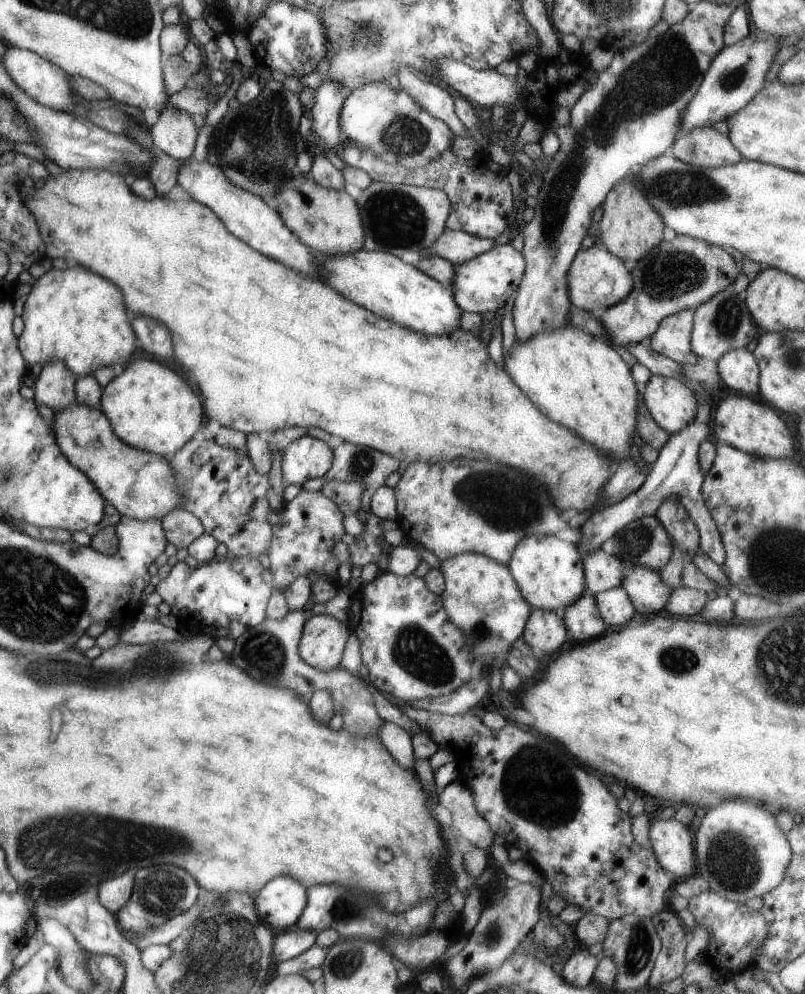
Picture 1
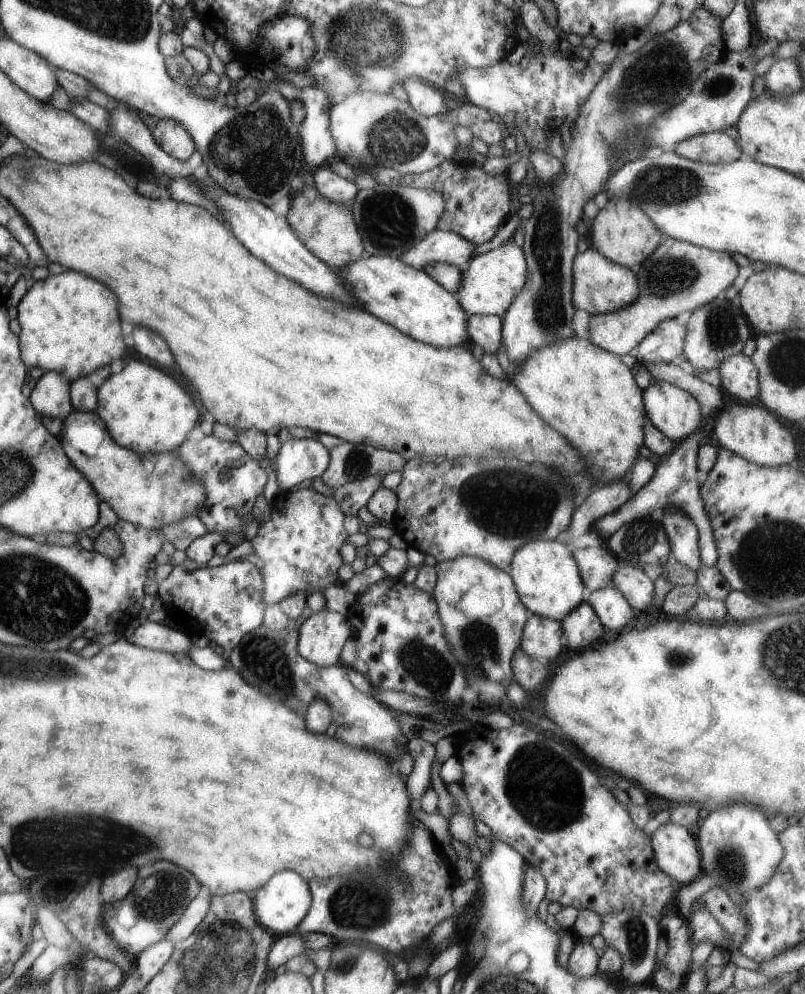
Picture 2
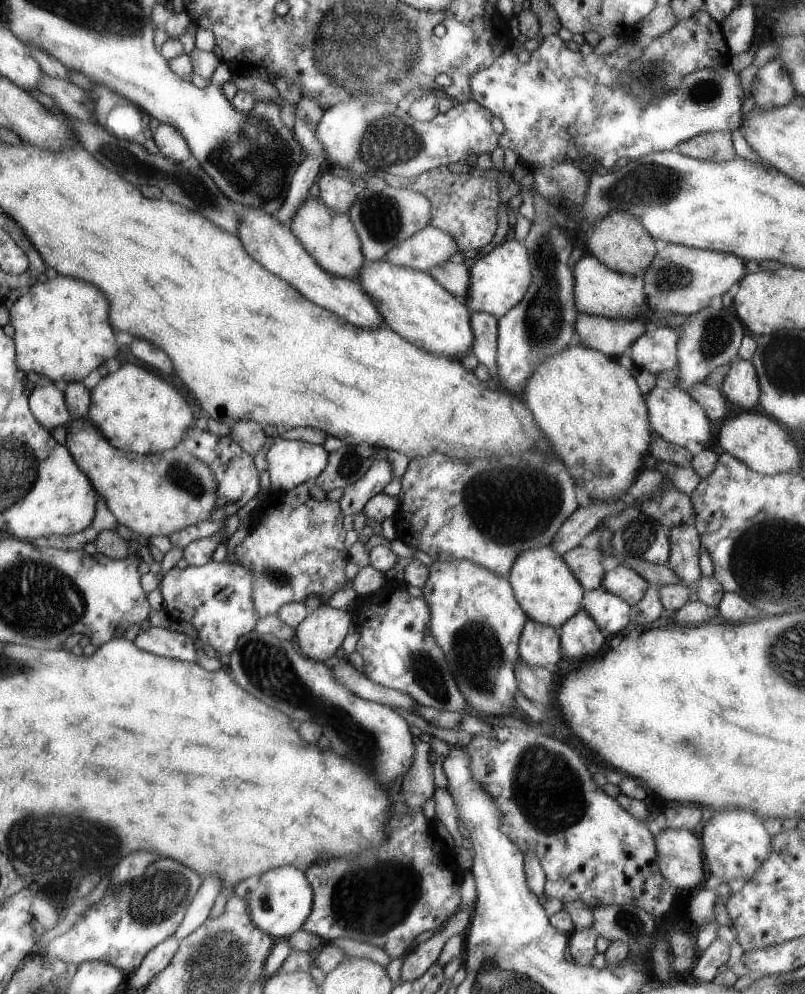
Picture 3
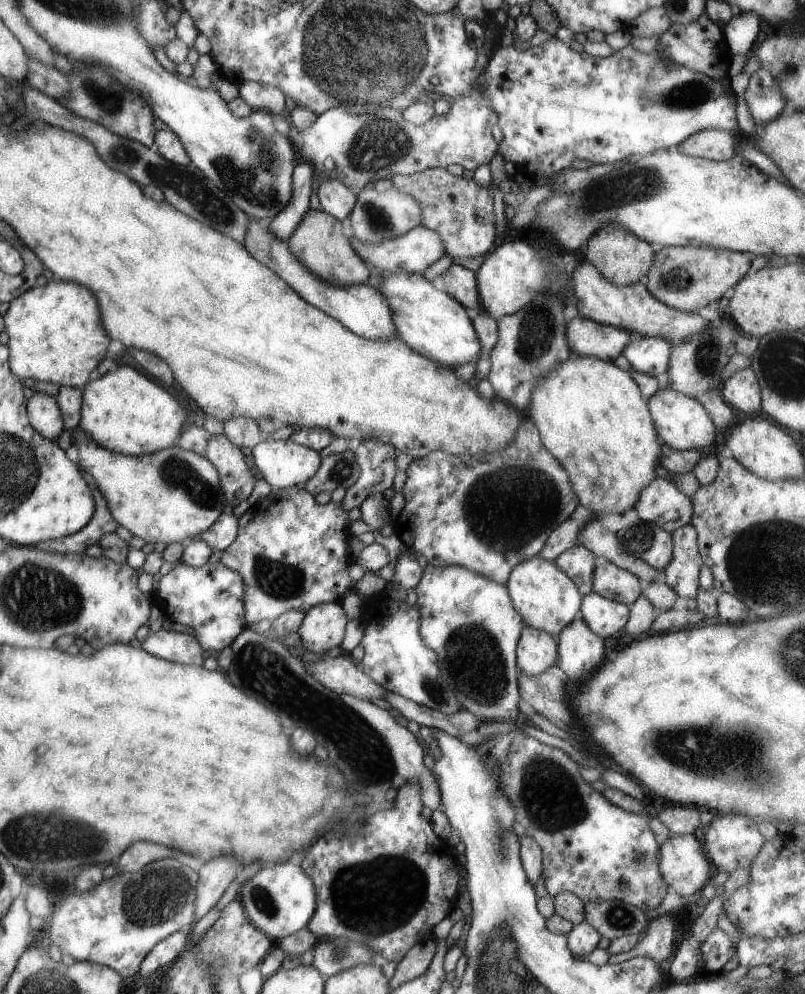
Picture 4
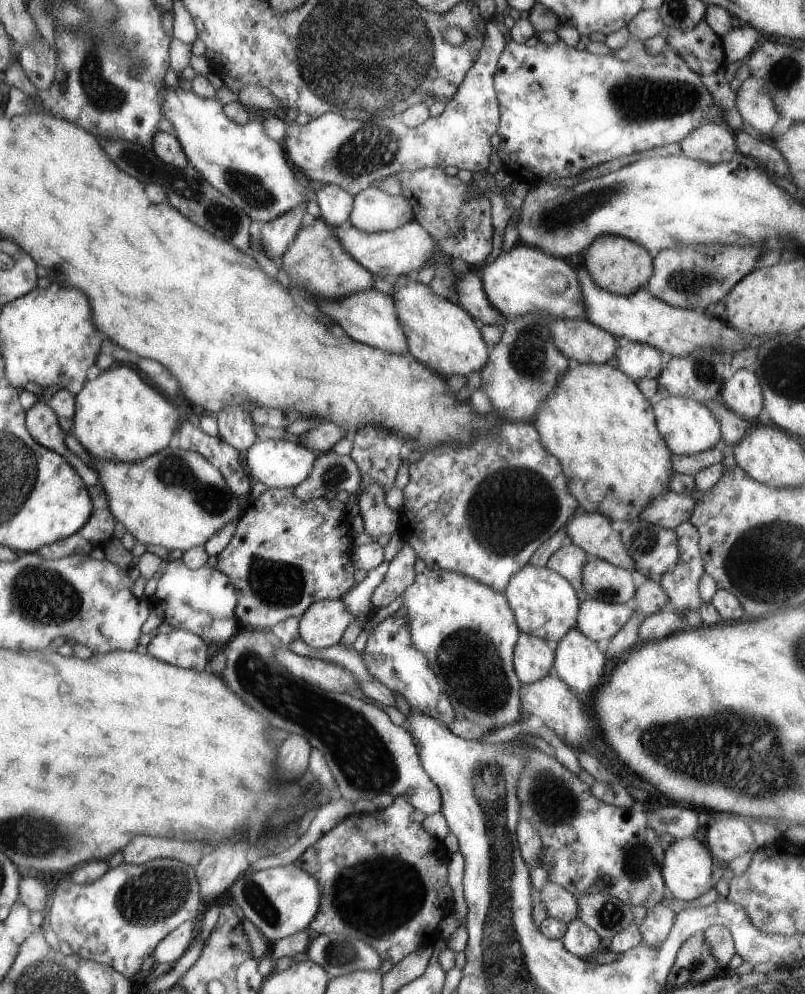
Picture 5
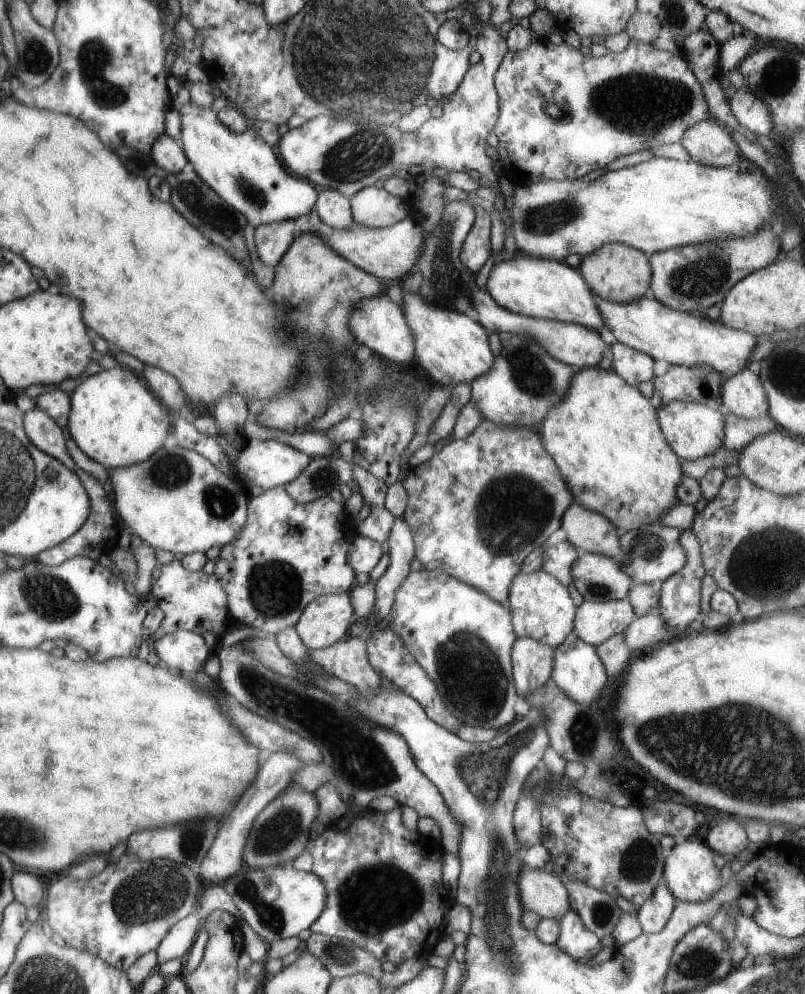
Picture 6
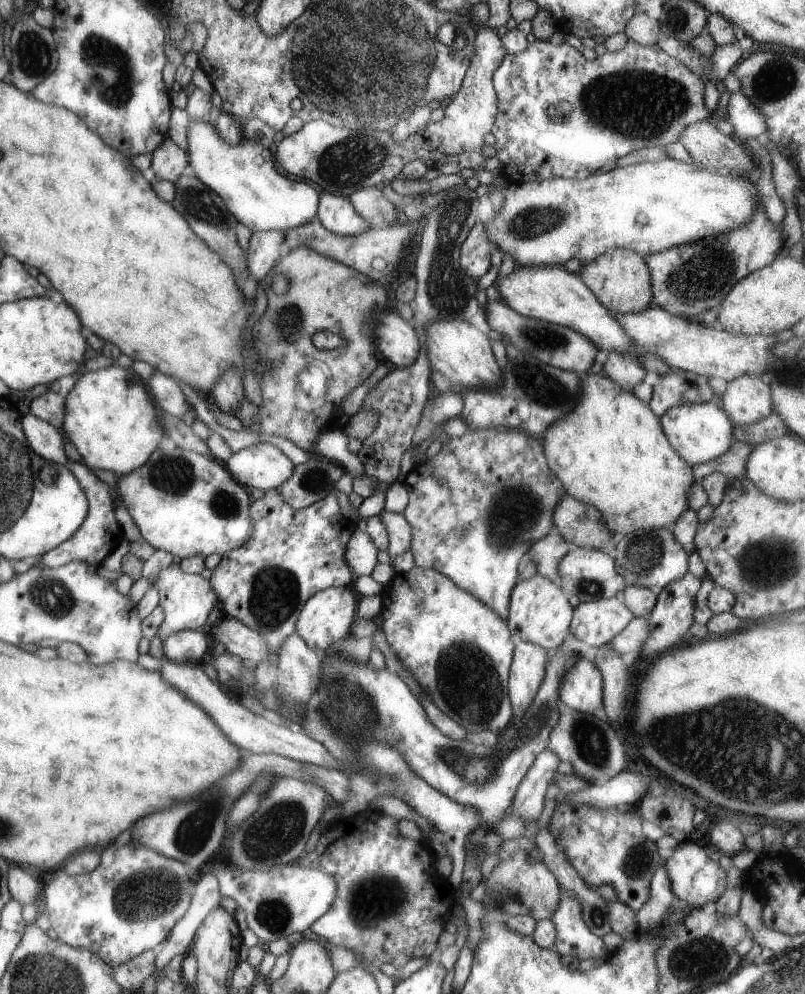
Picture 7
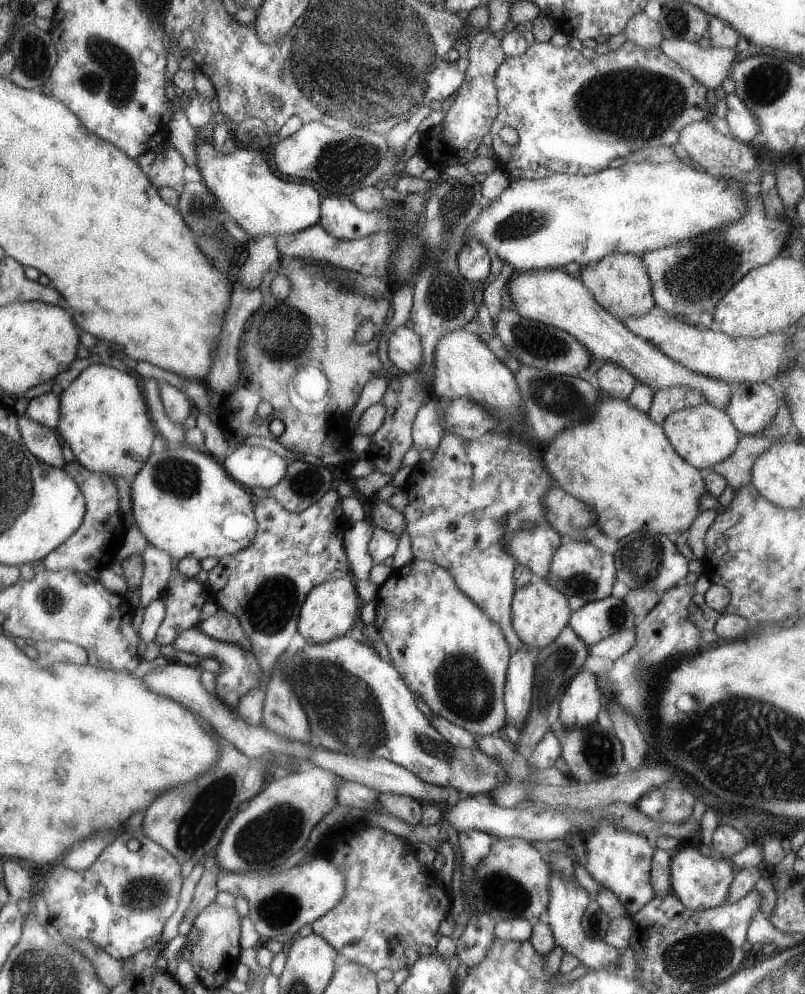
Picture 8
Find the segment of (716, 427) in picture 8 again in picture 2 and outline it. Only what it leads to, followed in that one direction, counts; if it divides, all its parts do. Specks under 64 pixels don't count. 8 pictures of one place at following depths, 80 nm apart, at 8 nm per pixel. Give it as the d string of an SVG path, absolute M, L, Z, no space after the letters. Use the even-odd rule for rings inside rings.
M654 380L643 390L643 400L652 424L674 443L704 424L699 402L686 389Z

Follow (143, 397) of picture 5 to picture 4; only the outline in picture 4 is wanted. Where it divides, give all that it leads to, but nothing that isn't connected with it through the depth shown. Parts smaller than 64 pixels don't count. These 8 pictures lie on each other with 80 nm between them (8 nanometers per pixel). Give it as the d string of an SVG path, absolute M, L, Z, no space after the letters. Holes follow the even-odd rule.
M119 366L115 372L107 372L94 382L83 386L81 421L79 426L87 437L94 439L97 445L128 456L147 455L174 446L176 438L182 434L187 412L180 402L164 386L156 384L152 378L144 376L132 366Z

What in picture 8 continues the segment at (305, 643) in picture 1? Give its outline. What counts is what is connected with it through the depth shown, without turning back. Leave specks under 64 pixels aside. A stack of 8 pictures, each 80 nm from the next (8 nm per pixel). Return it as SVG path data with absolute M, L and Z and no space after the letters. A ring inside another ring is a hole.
M334 578L314 586L302 604L297 632L307 642L329 642L334 638L347 635L358 621L361 600L356 591L356 582L350 578Z

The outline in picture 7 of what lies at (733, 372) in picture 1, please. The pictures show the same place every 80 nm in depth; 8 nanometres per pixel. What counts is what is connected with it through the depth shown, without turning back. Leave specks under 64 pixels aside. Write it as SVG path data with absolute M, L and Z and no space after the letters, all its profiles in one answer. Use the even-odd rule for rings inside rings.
M742 376L732 380L722 398L723 410L738 426L750 426L773 414L772 390L760 377Z

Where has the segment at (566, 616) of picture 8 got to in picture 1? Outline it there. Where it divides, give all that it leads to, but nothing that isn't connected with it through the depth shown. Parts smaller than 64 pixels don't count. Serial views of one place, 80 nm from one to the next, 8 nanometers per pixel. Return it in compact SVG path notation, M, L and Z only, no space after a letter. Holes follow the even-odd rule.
M528 535L522 537L522 540L519 540L514 548L512 557L506 566L516 580L522 597L528 602L532 610L556 611L560 614L560 618L563 618L562 612L570 607L570 604L577 602L586 592L583 558L579 554L577 546L556 537L556 535Z

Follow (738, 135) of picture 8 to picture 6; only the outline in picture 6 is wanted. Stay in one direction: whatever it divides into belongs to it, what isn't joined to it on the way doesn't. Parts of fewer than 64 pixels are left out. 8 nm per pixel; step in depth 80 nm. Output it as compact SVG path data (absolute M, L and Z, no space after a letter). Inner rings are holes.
M746 83L728 101L732 114L740 122L742 128L749 130L754 135L769 136L774 124L772 124L768 108L760 98L756 98L748 90Z

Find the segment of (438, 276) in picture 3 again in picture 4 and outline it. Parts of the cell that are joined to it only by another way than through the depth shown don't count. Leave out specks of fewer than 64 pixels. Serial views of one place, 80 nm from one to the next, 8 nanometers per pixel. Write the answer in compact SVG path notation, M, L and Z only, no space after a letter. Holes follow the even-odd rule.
M452 263L446 272L441 274L443 291L463 304L471 314L486 313L479 304L478 285L475 270Z

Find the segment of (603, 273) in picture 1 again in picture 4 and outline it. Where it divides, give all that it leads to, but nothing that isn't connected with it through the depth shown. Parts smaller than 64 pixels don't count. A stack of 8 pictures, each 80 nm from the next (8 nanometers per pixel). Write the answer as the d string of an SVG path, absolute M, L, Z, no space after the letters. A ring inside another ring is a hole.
M590 261L577 264L573 273L573 298L580 316L603 325L629 330L632 335L647 337L666 337L673 345L689 339L705 327L702 313L685 313L661 303L654 298L644 281L620 286L607 281Z

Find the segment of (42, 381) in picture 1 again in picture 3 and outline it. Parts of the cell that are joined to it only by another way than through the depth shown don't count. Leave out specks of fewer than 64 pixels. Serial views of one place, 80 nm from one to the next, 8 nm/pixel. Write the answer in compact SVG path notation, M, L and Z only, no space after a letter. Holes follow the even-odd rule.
M55 383L31 386L30 406L36 420L50 432L57 426L67 426L71 416L66 406L65 394Z

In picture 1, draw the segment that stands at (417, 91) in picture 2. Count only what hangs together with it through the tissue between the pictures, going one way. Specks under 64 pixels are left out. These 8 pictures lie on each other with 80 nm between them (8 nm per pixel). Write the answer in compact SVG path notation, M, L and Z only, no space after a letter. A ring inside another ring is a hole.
M406 66L398 68L397 76L402 89L410 94L410 98L418 102L420 108L424 108L428 114L445 122L455 137L471 136L468 128L456 116L455 99L446 88L427 80L421 80L422 76L418 76Z

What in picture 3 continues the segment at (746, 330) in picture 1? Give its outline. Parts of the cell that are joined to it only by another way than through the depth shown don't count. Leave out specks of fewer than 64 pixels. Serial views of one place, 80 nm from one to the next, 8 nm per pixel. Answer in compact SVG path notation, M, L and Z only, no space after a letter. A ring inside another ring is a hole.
M715 299L712 304L702 307L683 324L679 330L677 342L677 366L681 389L688 390L693 384L706 382L706 377L720 366L730 365L738 358L737 352L744 335L747 334L744 323L736 314L736 309L726 308Z

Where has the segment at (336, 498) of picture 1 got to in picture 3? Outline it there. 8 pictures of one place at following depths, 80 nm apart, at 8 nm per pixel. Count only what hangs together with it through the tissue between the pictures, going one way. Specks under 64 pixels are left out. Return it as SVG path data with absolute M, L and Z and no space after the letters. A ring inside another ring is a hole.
M372 448L371 467L362 478L343 490L339 503L345 515L355 516L363 512L365 504L375 494L382 492L386 484L394 478L391 462L388 460L388 450Z

